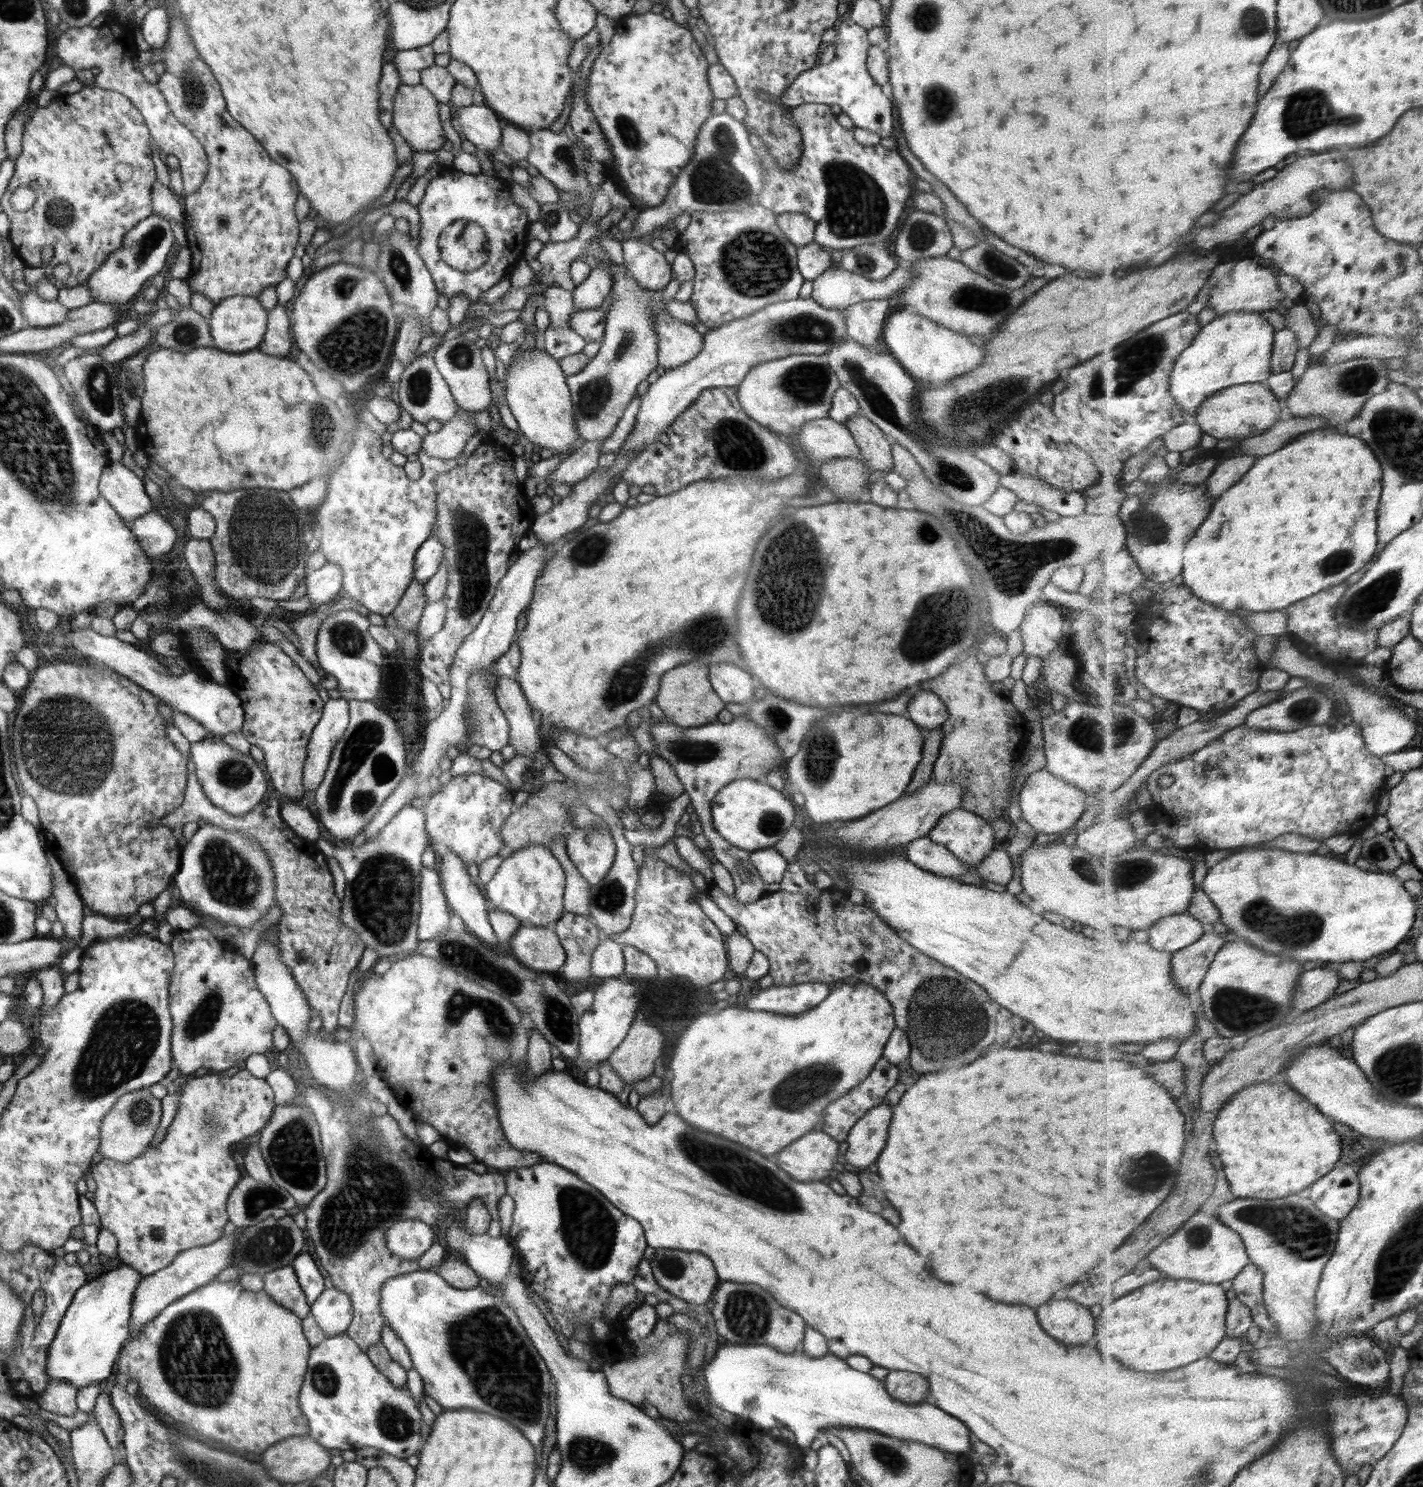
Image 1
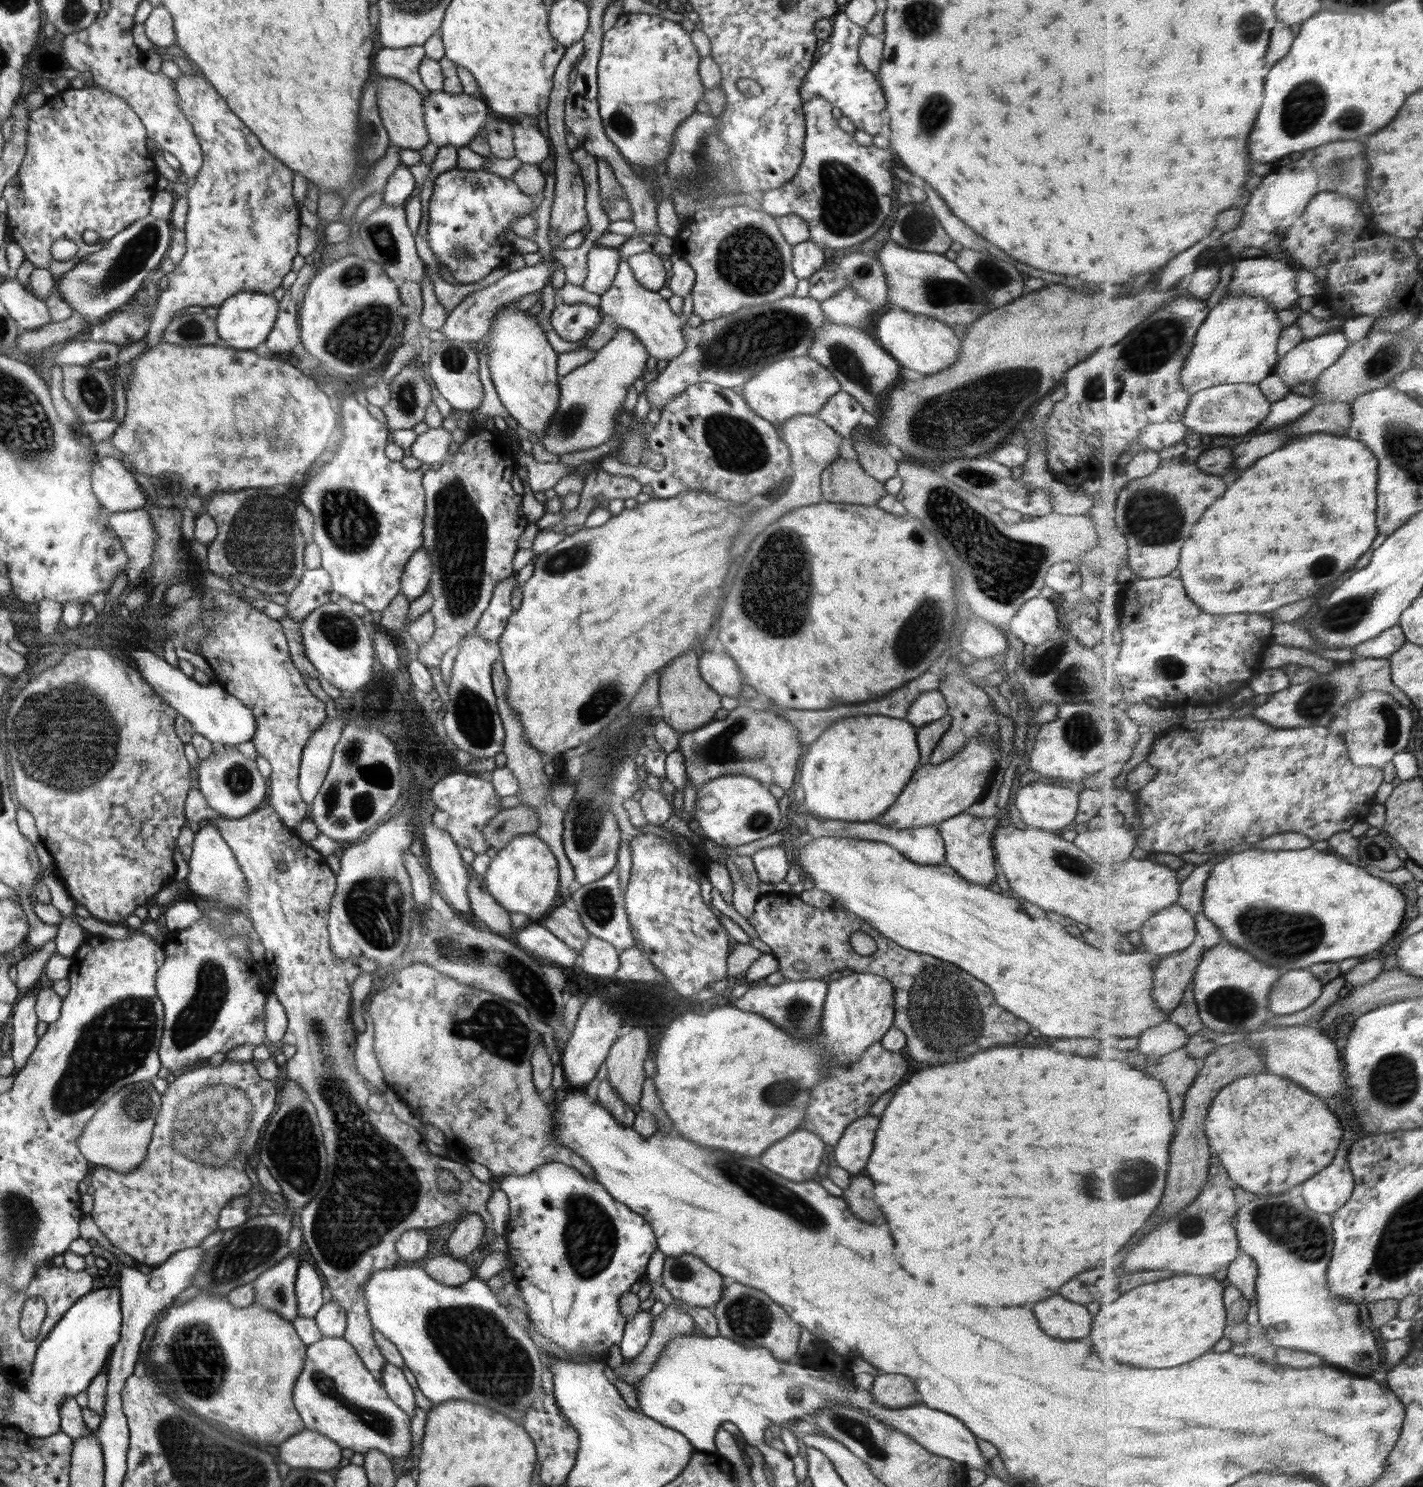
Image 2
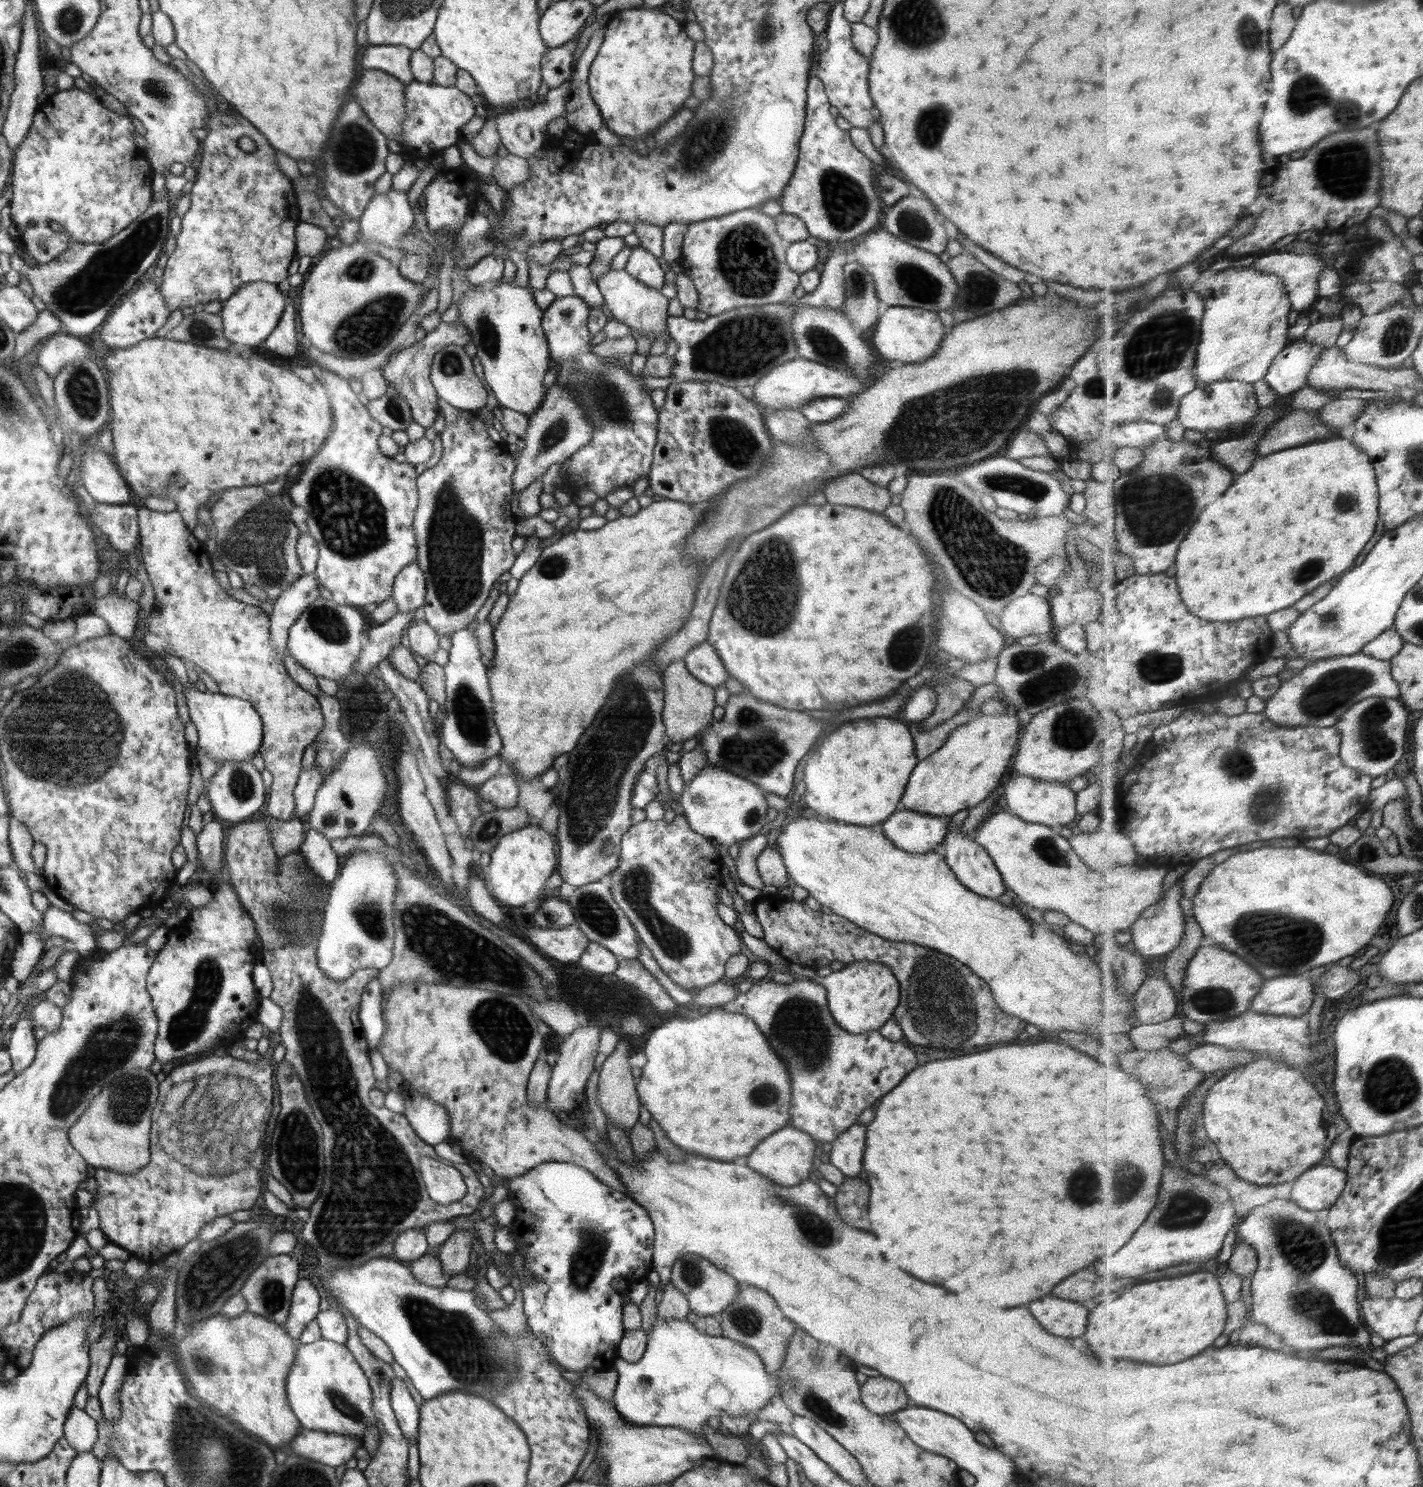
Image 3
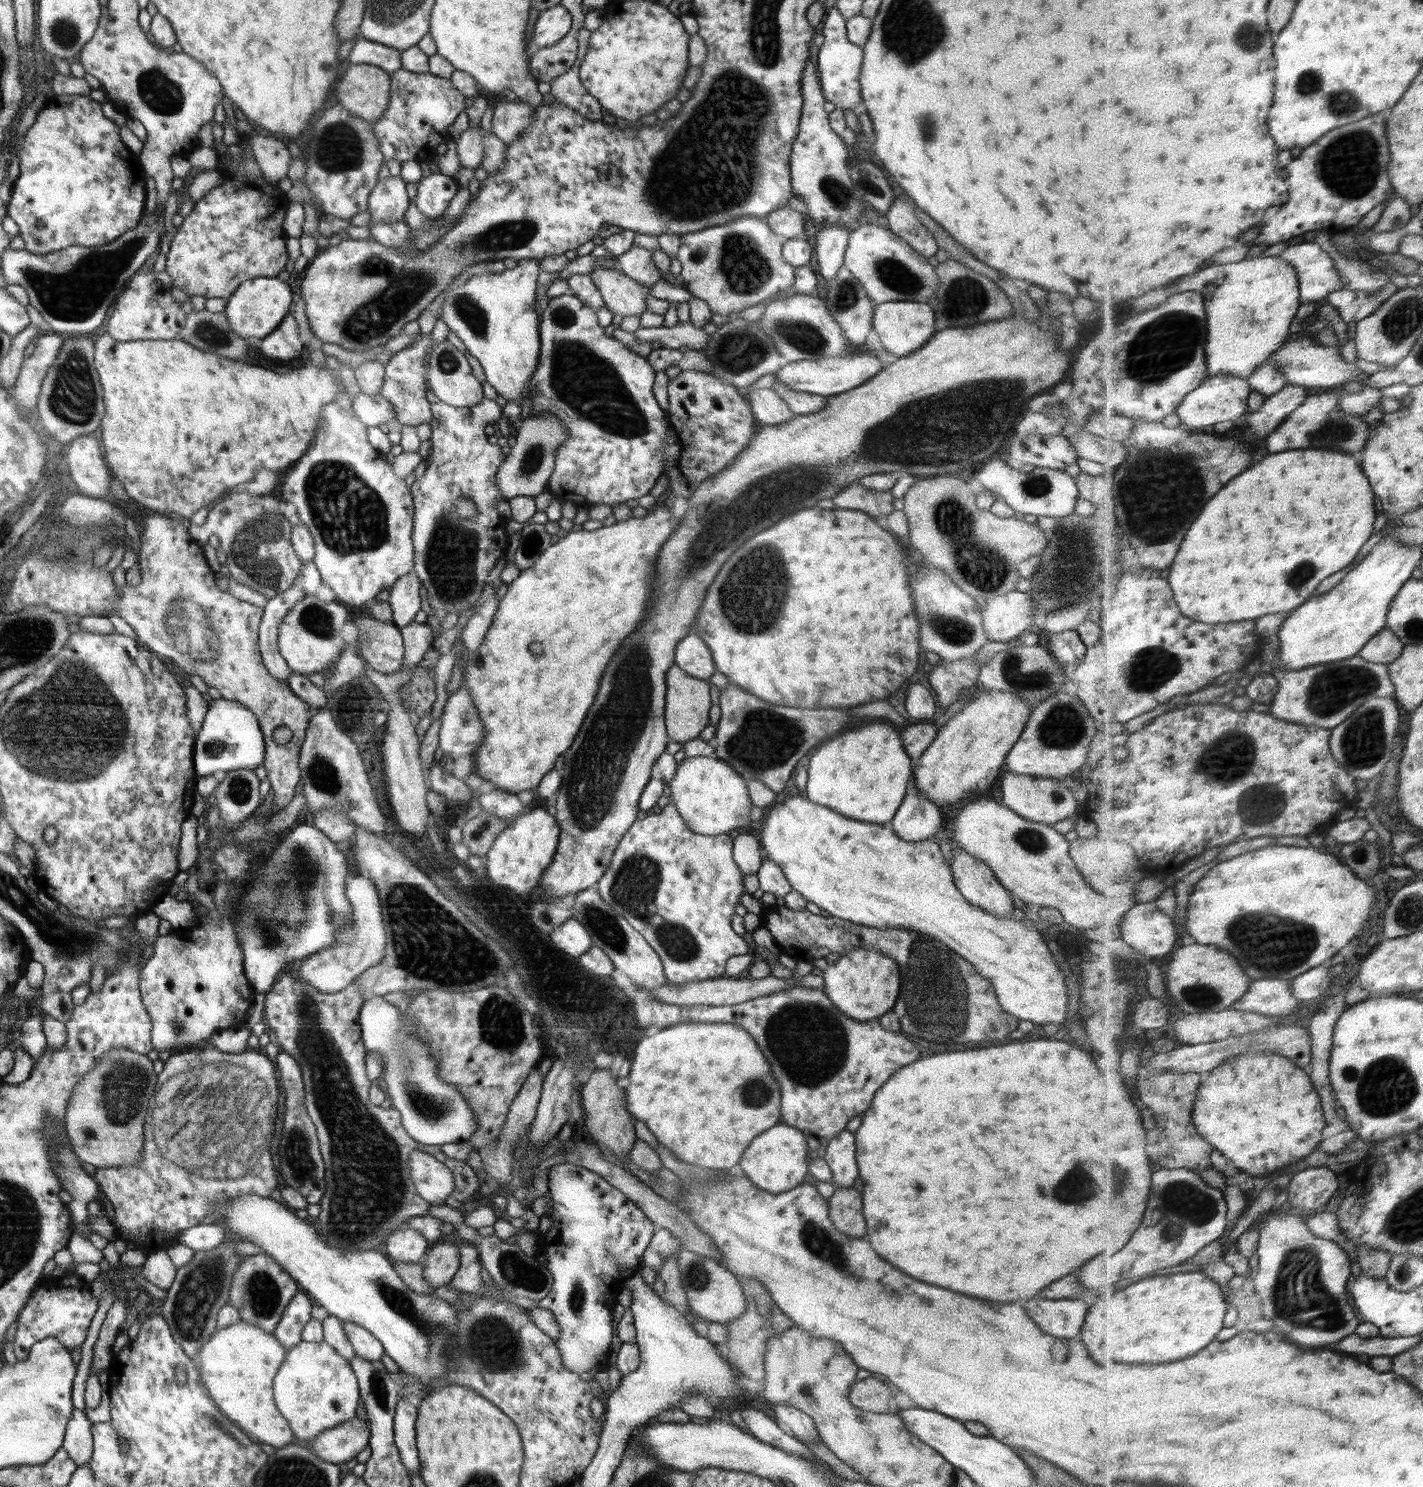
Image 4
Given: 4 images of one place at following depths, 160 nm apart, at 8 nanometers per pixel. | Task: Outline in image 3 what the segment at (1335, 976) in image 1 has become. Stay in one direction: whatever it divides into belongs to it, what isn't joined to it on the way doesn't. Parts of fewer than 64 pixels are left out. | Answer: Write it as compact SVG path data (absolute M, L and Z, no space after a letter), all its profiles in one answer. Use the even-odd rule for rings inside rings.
M1308 975L1266 980L1252 1010L1262 1014L1300 1017L1314 1006L1315 985Z

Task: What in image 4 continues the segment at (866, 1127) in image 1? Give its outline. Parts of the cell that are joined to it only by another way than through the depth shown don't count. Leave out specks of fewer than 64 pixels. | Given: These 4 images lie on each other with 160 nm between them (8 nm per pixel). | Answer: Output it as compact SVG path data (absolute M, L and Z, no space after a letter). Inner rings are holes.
M847 1129L841 1130L834 1138L829 1139L824 1160L832 1172L832 1184L835 1188L850 1188L858 1178L858 1166L854 1158L854 1136Z

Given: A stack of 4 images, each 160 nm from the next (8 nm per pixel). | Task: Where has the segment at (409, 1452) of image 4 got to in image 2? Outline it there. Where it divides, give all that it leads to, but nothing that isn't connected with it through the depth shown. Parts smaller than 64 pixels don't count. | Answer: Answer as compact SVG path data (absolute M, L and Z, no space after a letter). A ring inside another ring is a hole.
M387 1362L384 1365L381 1379L388 1396L412 1418L416 1410L414 1391L402 1369Z

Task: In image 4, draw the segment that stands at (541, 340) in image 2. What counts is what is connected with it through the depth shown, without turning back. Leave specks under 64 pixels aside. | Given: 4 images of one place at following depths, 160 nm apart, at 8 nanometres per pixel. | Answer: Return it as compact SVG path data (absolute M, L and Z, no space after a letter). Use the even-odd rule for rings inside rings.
M527 258L501 273L474 275L460 287L448 289L437 302L440 319L480 362L488 384L509 402L519 403L525 396L541 353L538 312L534 305L541 271L538 266L537 258Z

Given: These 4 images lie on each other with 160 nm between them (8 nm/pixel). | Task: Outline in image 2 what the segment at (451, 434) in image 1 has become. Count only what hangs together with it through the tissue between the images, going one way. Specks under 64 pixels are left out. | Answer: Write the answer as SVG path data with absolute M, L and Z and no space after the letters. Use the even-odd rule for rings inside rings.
M438 427L429 428L426 432L417 435L410 449L414 458L436 467L437 464L449 459L455 446L451 432L444 427Z

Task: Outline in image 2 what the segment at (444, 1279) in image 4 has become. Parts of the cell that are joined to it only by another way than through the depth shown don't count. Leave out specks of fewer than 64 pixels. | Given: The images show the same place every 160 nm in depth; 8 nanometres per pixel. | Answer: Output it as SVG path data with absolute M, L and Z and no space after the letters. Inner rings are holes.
M467 1213L447 1241L450 1256L464 1260L475 1248L483 1245L485 1225L479 1214Z

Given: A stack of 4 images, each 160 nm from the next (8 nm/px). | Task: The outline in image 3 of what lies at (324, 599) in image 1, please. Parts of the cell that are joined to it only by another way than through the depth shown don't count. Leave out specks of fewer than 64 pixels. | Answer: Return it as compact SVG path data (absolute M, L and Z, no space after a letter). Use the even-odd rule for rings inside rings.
M314 573L303 574L289 588L282 591L280 597L273 600L273 611L270 619L270 644L277 657L285 657L288 641L288 630L297 618L310 607L314 601L321 598L318 592L318 578Z

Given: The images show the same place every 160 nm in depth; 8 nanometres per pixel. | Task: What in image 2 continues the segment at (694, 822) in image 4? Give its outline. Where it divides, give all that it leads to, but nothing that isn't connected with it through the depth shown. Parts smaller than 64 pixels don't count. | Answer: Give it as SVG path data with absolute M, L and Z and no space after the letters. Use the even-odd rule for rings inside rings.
M748 775L719 776L708 781L697 791L697 795L698 798L718 800L718 806L710 811L704 810L700 804L696 805L693 817L698 820L700 828L704 831L705 839L708 838L720 846L729 846L734 850L737 846L764 839L775 834L782 822L782 814L776 798L767 786Z

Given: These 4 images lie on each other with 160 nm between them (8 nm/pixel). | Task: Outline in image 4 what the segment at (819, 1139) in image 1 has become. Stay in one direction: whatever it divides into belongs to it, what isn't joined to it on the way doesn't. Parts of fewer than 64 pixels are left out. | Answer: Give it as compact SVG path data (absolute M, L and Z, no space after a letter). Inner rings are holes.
M780 1122L752 1140L752 1144L748 1146L740 1160L740 1166L748 1180L762 1190L774 1194L790 1190L805 1183L804 1179L808 1174L810 1157L806 1140L801 1130Z

